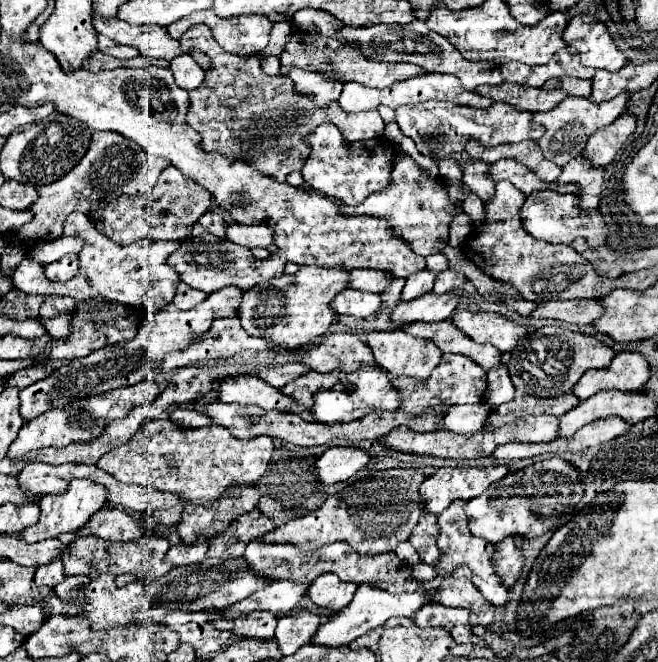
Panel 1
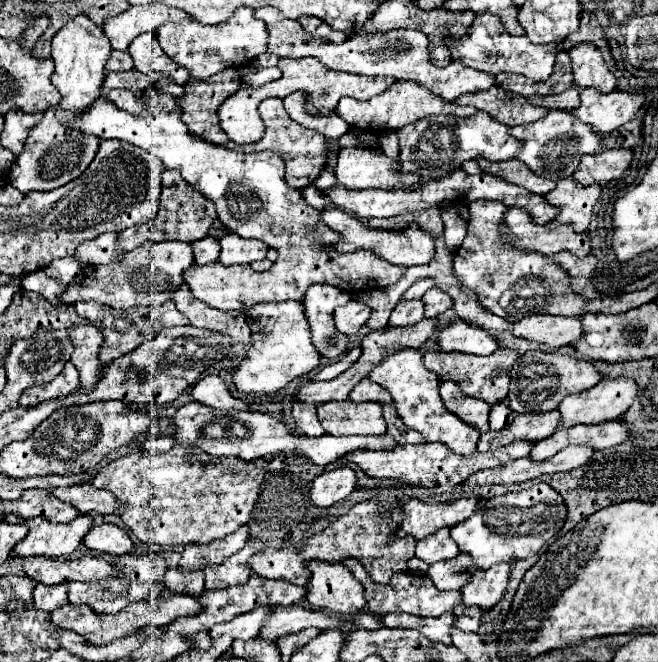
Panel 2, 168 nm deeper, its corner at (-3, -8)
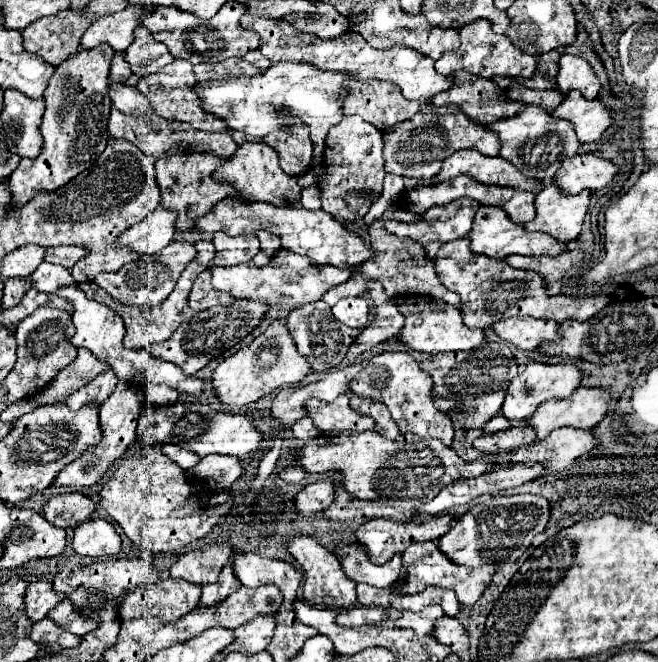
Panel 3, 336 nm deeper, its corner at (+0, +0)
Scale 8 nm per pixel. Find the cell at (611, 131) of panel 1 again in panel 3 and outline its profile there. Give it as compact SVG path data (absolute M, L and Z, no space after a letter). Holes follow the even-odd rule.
M577 154L563 162L555 174L555 184L567 194L579 194L581 190L599 190L607 186L617 174L615 162L595 156L595 154Z

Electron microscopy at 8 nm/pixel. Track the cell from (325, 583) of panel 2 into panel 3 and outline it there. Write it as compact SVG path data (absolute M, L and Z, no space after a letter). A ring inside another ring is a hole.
M305 536L295 538L289 542L289 552L297 560L297 564L303 568L303 574L305 574L303 596L309 604L323 604L323 606L331 606L331 608L351 608L357 602L355 582L349 580L349 576L345 574L345 570L341 568L339 560L337 560L337 556L333 556L333 552L323 548L317 540L305 538Z

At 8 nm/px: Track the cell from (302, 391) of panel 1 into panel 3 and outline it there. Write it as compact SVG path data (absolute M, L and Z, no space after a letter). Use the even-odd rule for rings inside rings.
M309 416L301 418L301 420L297 422L297 426L293 426L291 430L293 430L293 436L299 438L299 440L303 440L303 442L321 436L321 432L317 432L317 428L313 428L313 420L309 420Z

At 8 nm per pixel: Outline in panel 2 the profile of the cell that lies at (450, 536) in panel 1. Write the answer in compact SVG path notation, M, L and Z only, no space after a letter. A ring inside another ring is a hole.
M460 554L452 560L432 564L428 568L428 578L438 590L460 590L468 582L468 576L472 576L472 572L476 572L476 566L472 564L472 560L468 560L468 556Z

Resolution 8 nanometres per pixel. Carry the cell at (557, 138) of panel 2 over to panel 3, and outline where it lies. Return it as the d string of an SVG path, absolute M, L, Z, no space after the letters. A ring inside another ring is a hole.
M527 106L523 112L513 116L513 120L497 120L497 124L489 124L489 128L499 134L501 140L499 156L515 164L525 176L537 180L551 180L557 168L561 168L563 160L567 156L577 154L581 146L569 120L557 120L551 112L545 112L545 108L537 106Z

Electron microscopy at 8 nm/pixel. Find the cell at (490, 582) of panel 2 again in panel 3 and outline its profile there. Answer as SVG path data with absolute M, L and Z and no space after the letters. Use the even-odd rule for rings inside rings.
M433 542L411 544L411 546L403 552L403 568L401 568L401 574L399 574L397 582L393 584L393 588L395 588L397 592L403 592L403 594L421 592L421 590L427 588L427 586L451 588L451 590L455 590L455 594L457 594L457 598L459 598L461 604L473 606L473 604L483 596L483 592L487 590L487 586L491 584L493 572L495 572L495 566L493 566L493 564L485 564L485 566L475 568L475 570L461 568L459 564L453 564L447 556L443 556L443 552L441 552Z

